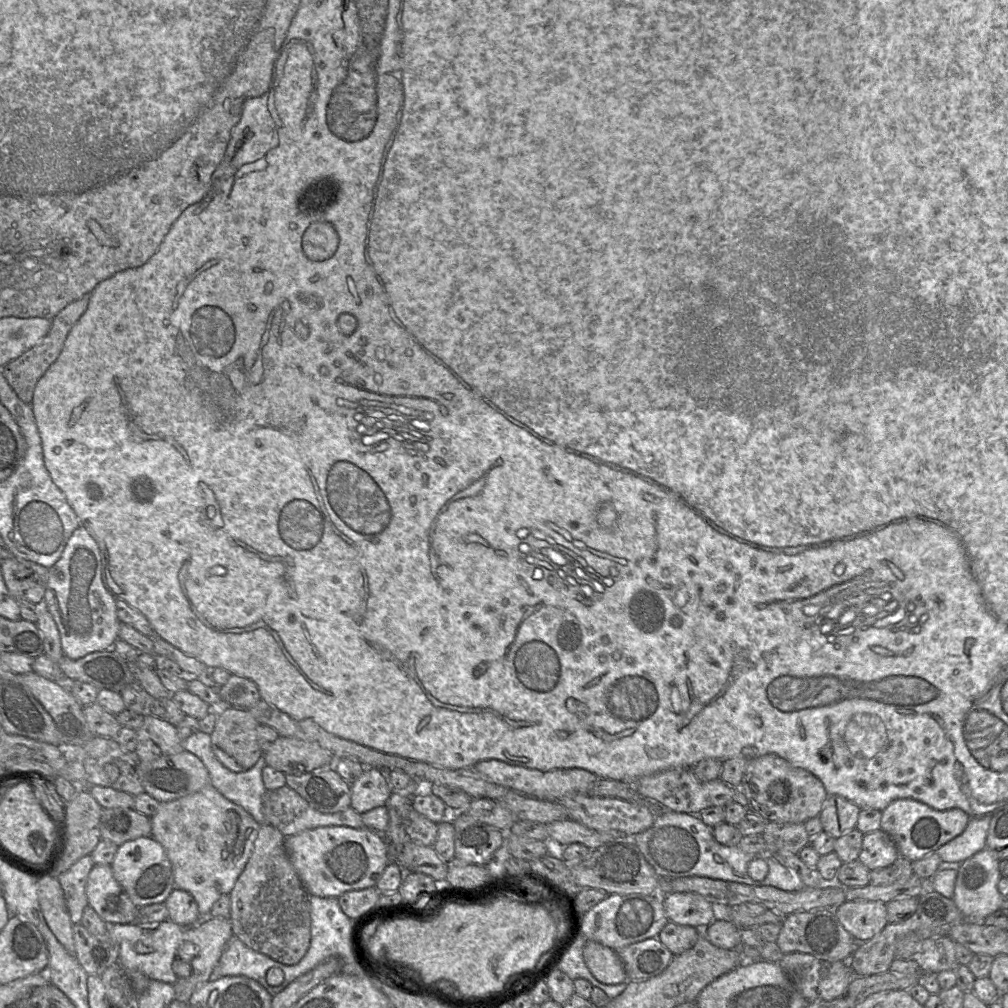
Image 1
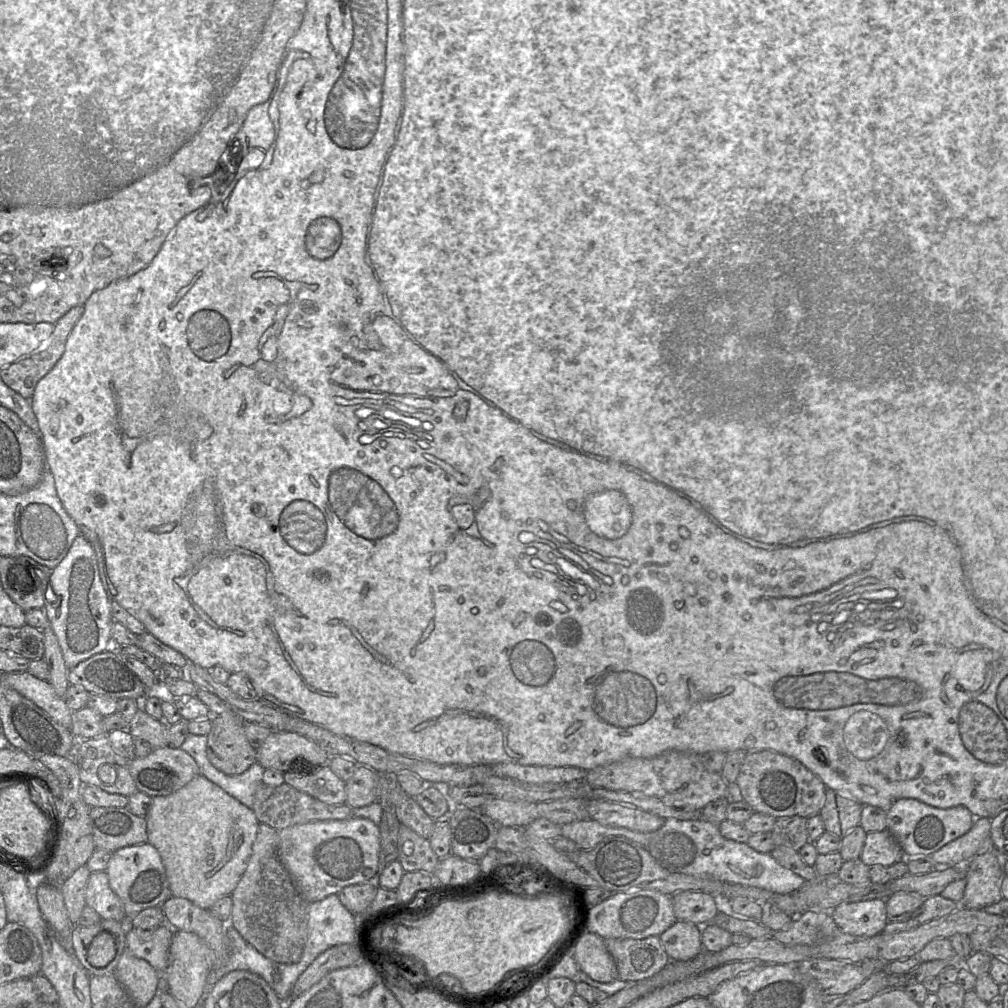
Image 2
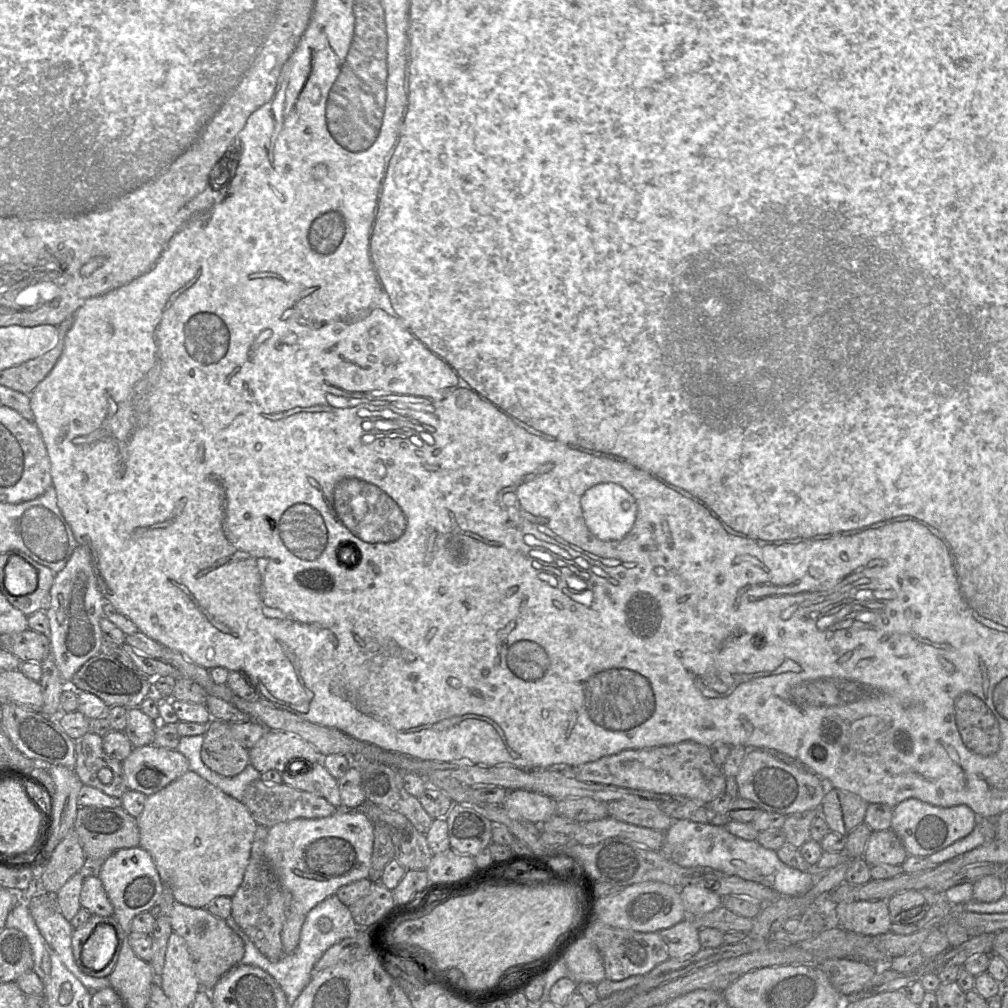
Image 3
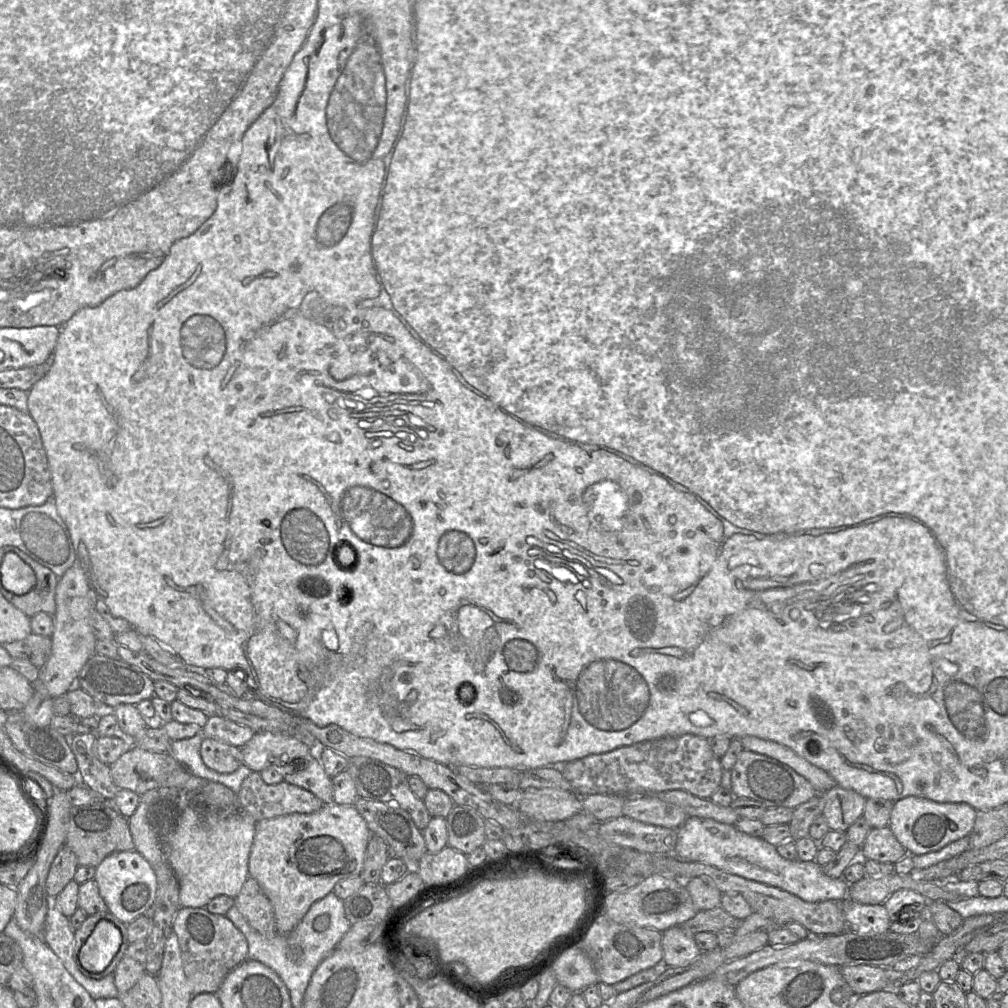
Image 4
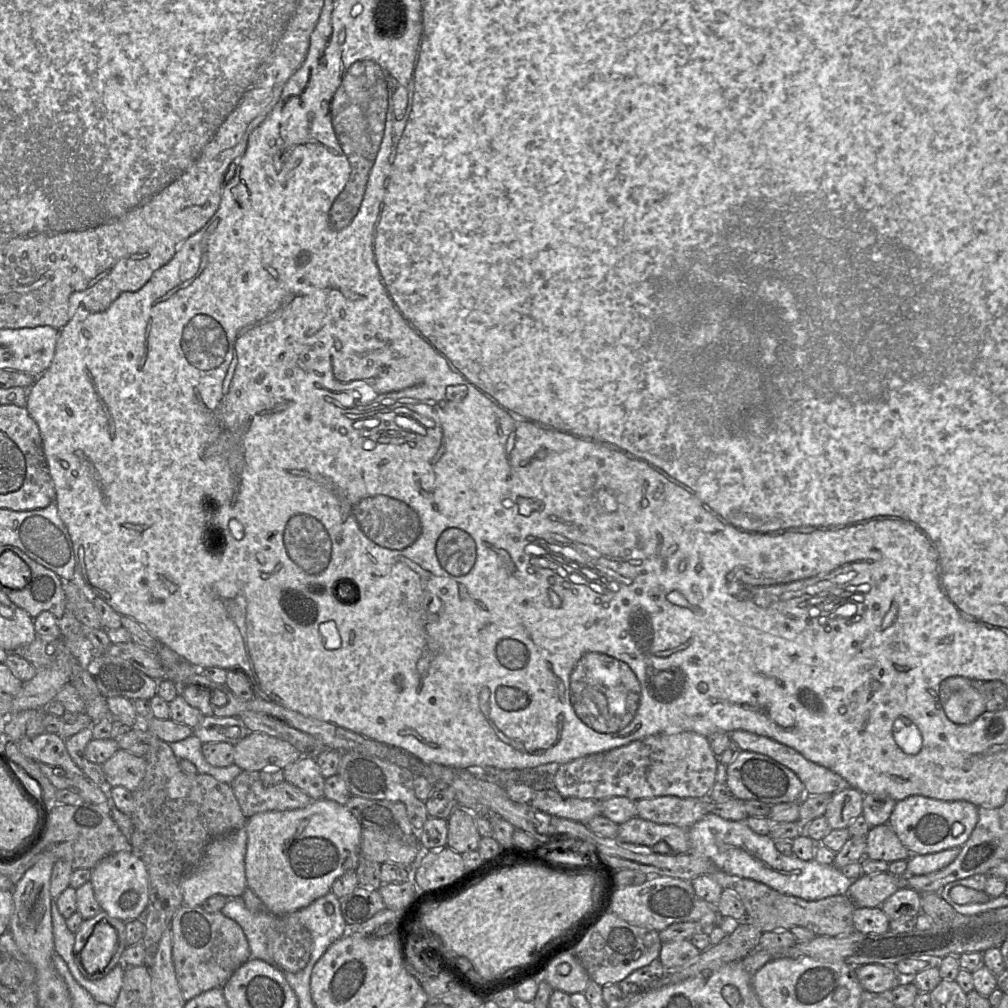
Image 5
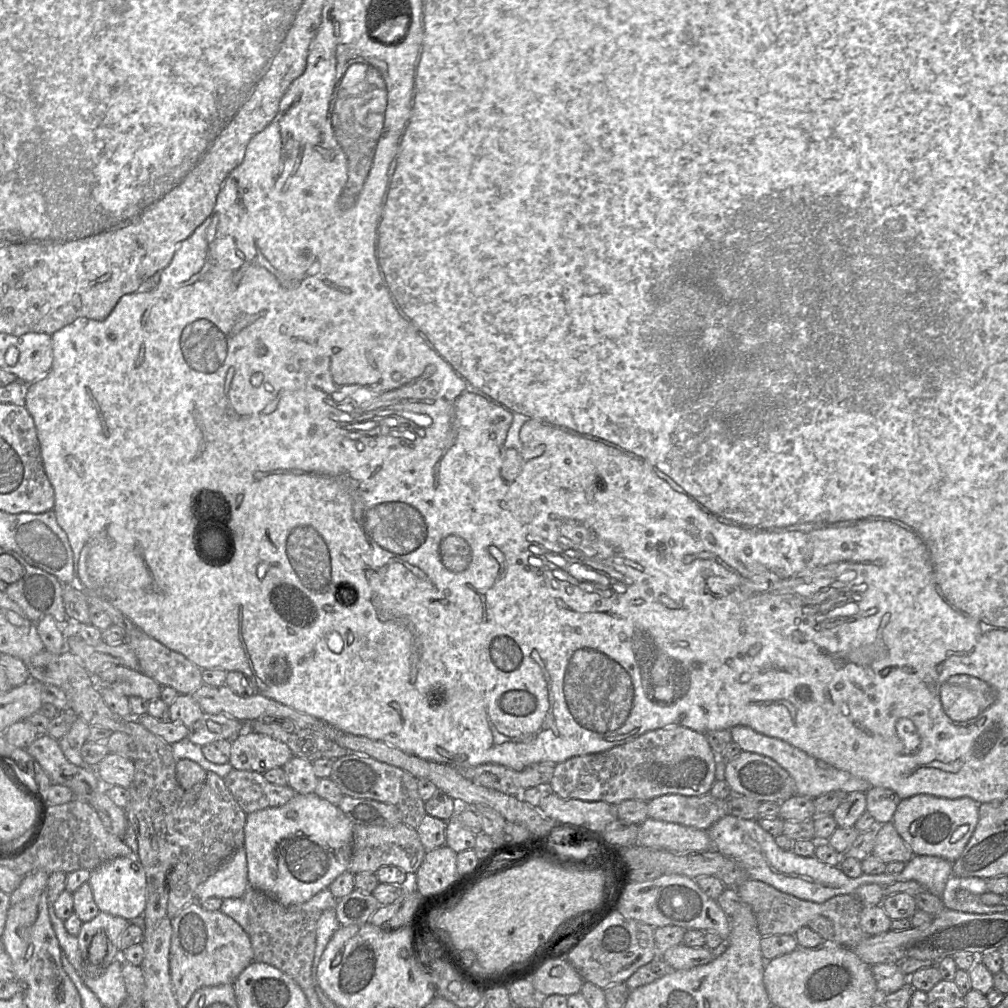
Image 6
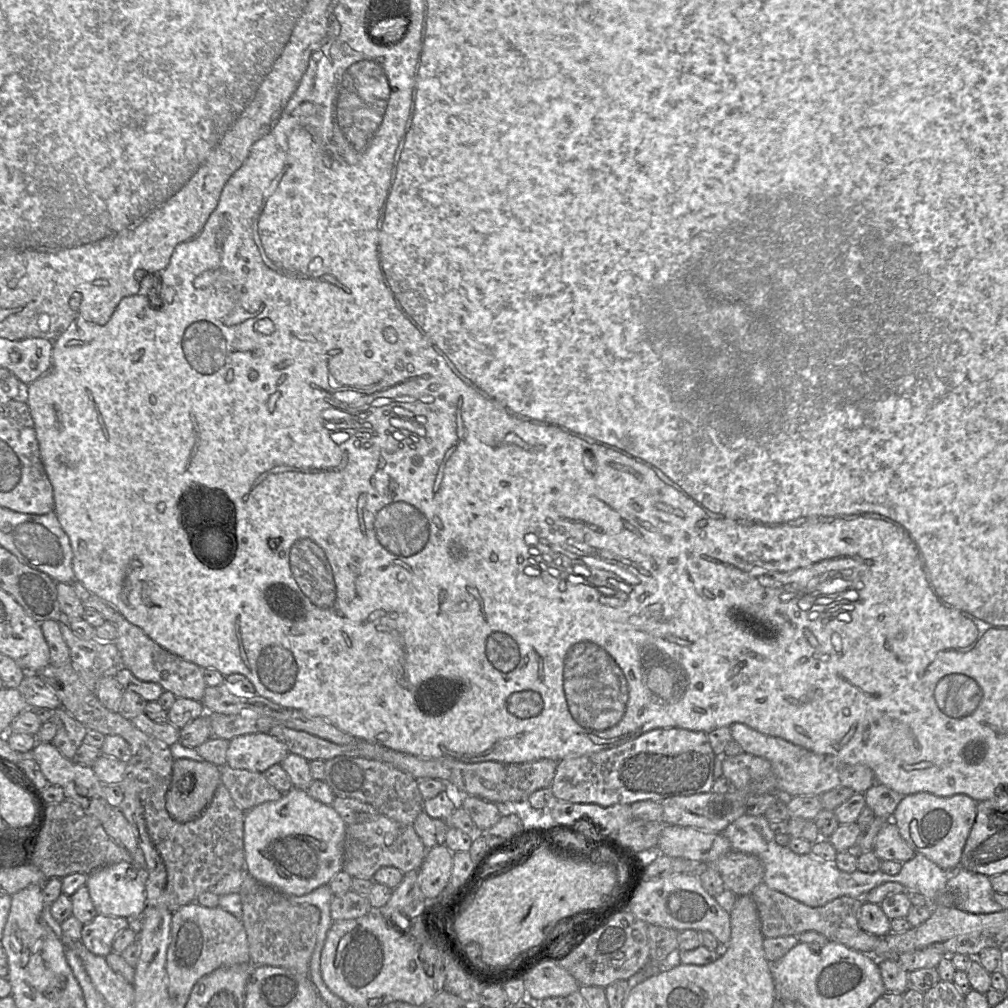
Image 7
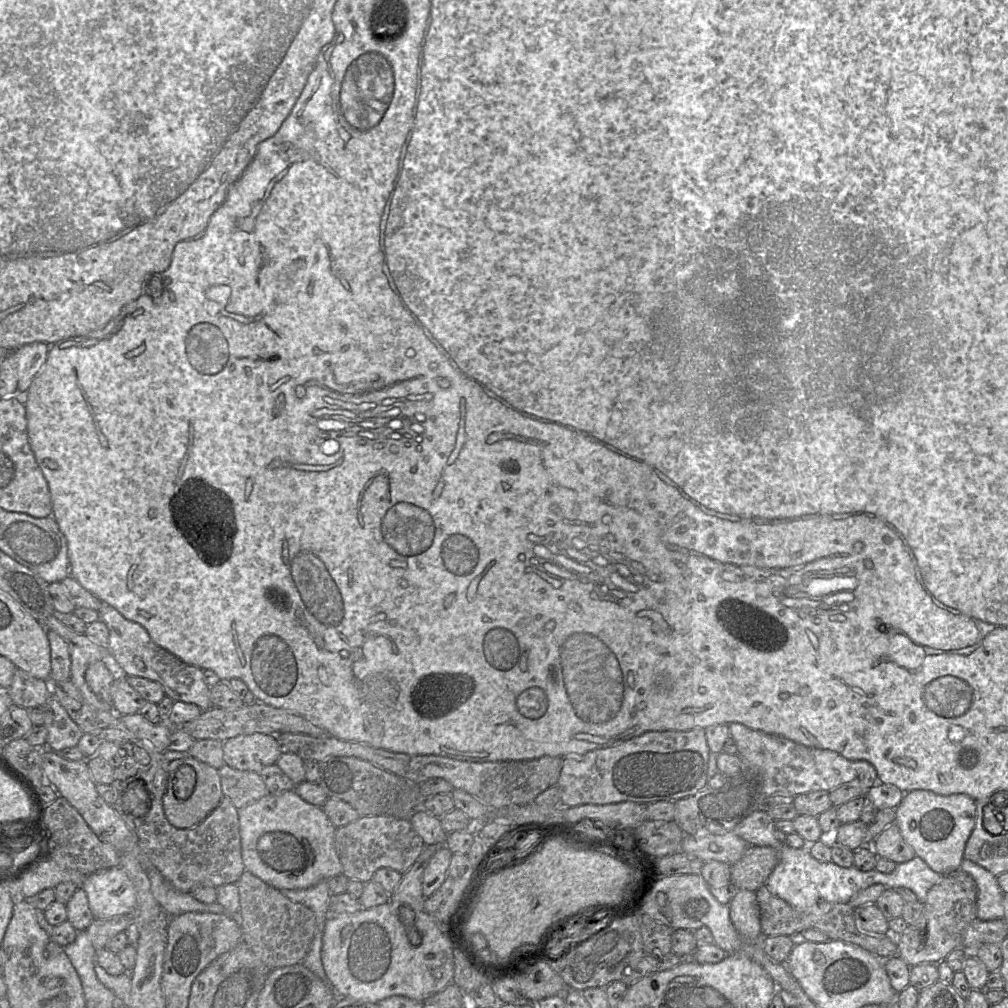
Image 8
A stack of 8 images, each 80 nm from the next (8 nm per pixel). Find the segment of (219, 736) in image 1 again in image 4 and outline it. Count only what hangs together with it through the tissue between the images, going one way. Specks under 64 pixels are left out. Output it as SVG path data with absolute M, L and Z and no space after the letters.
M204 738L200 754L205 765L219 773L236 771L242 763L240 748L212 738Z

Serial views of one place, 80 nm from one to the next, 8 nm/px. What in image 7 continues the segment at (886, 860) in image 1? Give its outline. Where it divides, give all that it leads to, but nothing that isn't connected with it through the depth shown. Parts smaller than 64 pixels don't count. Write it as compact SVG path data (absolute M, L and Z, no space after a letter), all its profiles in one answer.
M886 820L878 832L873 851L881 861L891 860L900 863L907 862L915 854L915 851L900 835L898 826L891 820Z

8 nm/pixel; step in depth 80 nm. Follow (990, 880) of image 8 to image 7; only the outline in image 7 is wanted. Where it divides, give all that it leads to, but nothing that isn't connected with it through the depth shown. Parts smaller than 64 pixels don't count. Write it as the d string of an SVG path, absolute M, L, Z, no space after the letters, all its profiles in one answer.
M959 867L950 874L946 890L955 894L955 908L973 914L1001 912L1004 908L993 899L990 877Z

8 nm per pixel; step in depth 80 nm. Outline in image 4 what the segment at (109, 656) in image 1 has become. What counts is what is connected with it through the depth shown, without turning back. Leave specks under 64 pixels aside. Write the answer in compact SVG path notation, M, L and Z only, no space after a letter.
M98 653L93 654L80 671L78 687L90 694L104 709L113 709L119 704L137 705L154 696L154 681L138 667Z

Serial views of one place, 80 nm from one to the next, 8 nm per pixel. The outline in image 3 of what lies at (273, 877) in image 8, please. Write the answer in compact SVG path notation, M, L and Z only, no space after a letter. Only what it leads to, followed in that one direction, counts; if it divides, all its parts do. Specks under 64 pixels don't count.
M338 808L328 817L298 818L268 829L264 857L280 885L292 895L281 940L286 955L299 944L307 913L346 884L369 877L374 843L374 823L362 813Z

